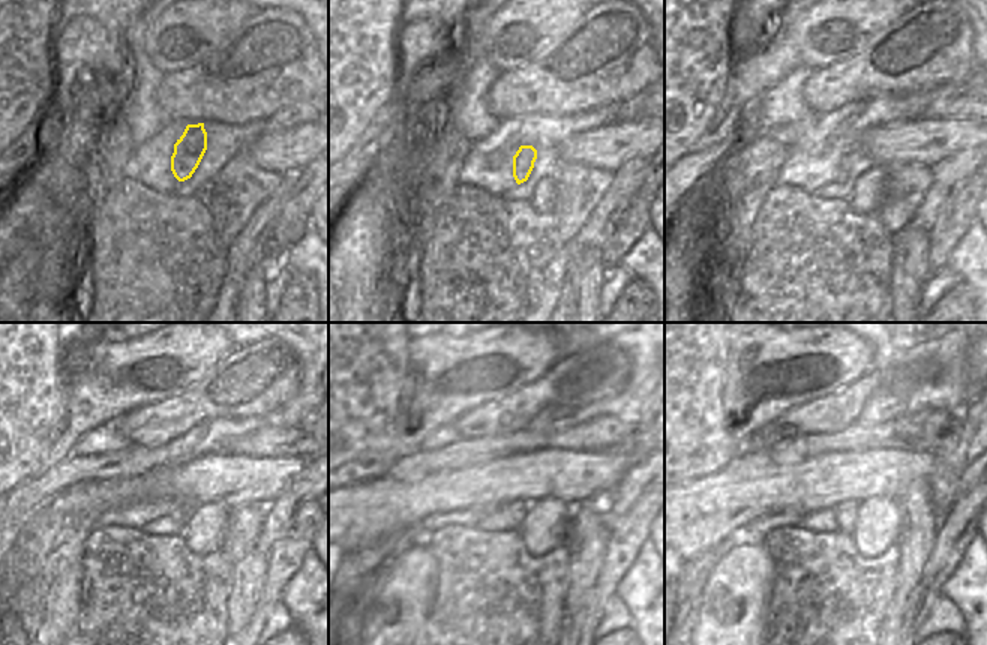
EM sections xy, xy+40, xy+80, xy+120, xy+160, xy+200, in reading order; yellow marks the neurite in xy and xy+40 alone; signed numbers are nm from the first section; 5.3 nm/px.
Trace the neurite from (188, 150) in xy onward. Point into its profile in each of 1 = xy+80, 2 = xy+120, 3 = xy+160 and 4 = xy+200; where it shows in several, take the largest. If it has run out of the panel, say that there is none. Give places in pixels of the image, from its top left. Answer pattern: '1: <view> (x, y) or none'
1: xy+80 (857, 162)
2: xy+120 (183, 507)
3: xy+160 (515, 512)
4: xy+200 (846, 513)

